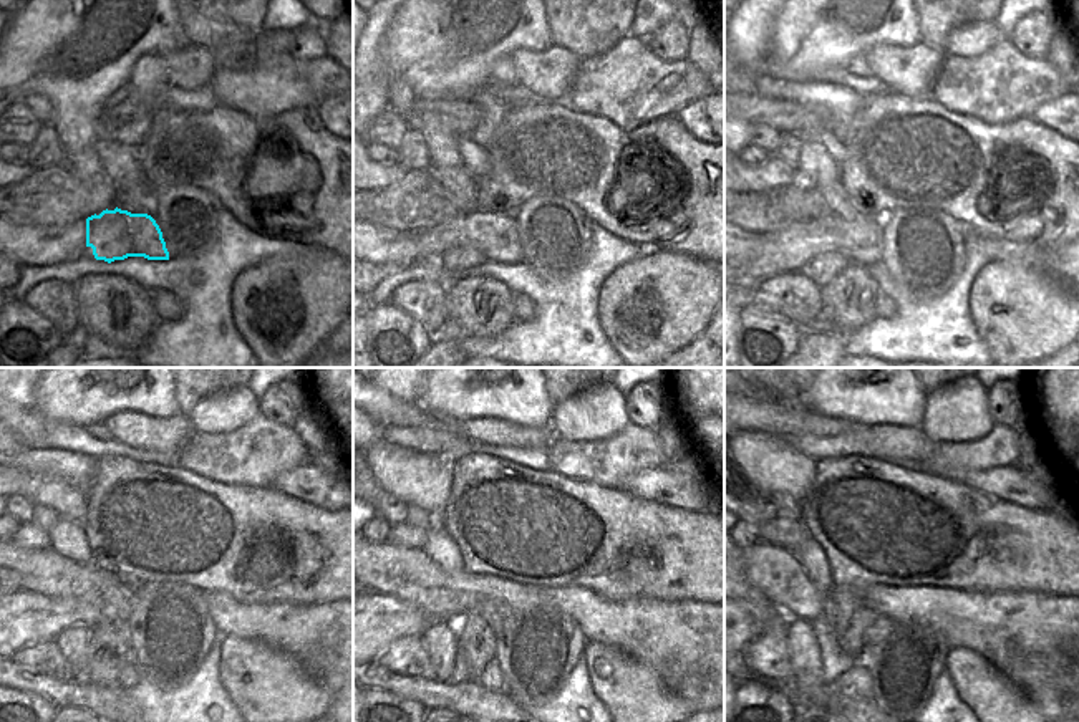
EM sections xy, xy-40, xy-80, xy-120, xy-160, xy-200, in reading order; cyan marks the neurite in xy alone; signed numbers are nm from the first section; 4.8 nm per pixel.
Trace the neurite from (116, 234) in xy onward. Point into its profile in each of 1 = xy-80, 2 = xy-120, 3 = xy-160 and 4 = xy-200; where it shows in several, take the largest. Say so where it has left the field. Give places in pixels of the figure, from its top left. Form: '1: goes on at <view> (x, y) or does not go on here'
1: goes on at xy-80 (786, 250)
2: goes on at xy-120 (24, 618)
3: goes on at xy-160 (387, 618)
4: goes on at xy-200 (758, 615)

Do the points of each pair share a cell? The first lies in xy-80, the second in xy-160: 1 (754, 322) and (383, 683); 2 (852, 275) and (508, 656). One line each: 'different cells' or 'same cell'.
1: different cells
2: different cells

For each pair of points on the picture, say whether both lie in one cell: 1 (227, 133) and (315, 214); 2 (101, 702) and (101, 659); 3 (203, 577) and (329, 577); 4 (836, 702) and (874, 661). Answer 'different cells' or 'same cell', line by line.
1: same cell
2: different cells
3: same cell
4: different cells

